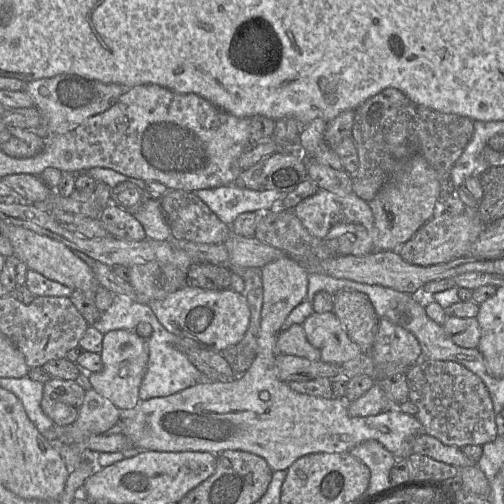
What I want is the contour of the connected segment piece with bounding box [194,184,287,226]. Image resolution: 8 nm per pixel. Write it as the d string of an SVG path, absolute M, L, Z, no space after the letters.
M233 184L199 190L196 195L217 215L225 225L231 226L243 213L257 212L261 216L279 205L287 194L273 190L254 191Z

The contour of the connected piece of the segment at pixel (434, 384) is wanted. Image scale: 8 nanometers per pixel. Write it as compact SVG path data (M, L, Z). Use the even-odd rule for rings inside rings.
M422 359L407 373L408 400L418 409L416 418L424 432L448 446L484 445L497 436L495 412L481 379L452 361Z

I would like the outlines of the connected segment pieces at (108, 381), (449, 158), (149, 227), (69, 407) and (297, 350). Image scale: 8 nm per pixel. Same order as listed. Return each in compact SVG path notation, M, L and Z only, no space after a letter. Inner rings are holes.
M112 330L104 334L100 355L103 368L99 372L89 373L91 388L111 401L120 411L137 407L141 401L139 390L149 360L146 340L135 330Z
M387 88L355 109L351 132L359 158L357 174L352 178L353 193L371 202L388 178L414 155L421 155L437 172L443 194L452 189L450 172L472 138L474 121L468 117L442 113L413 103L396 88Z
M150 197L133 216L142 225L147 239L167 241L171 238L171 229L161 209L160 200Z
M52 377L44 383L41 408L55 425L69 425L76 420L85 394L76 381Z
M294 324L282 331L276 342L278 354L294 355L311 361L320 361L320 351L313 347L301 324Z

